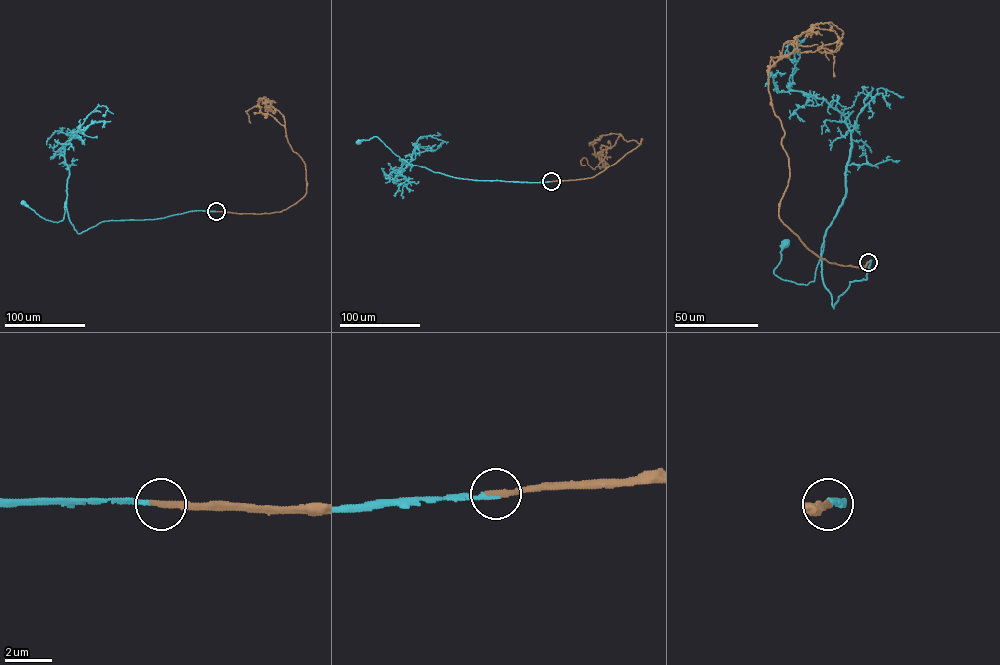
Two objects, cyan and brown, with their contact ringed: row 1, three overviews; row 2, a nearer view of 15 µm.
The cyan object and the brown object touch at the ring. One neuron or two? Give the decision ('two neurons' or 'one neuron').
one neuron

